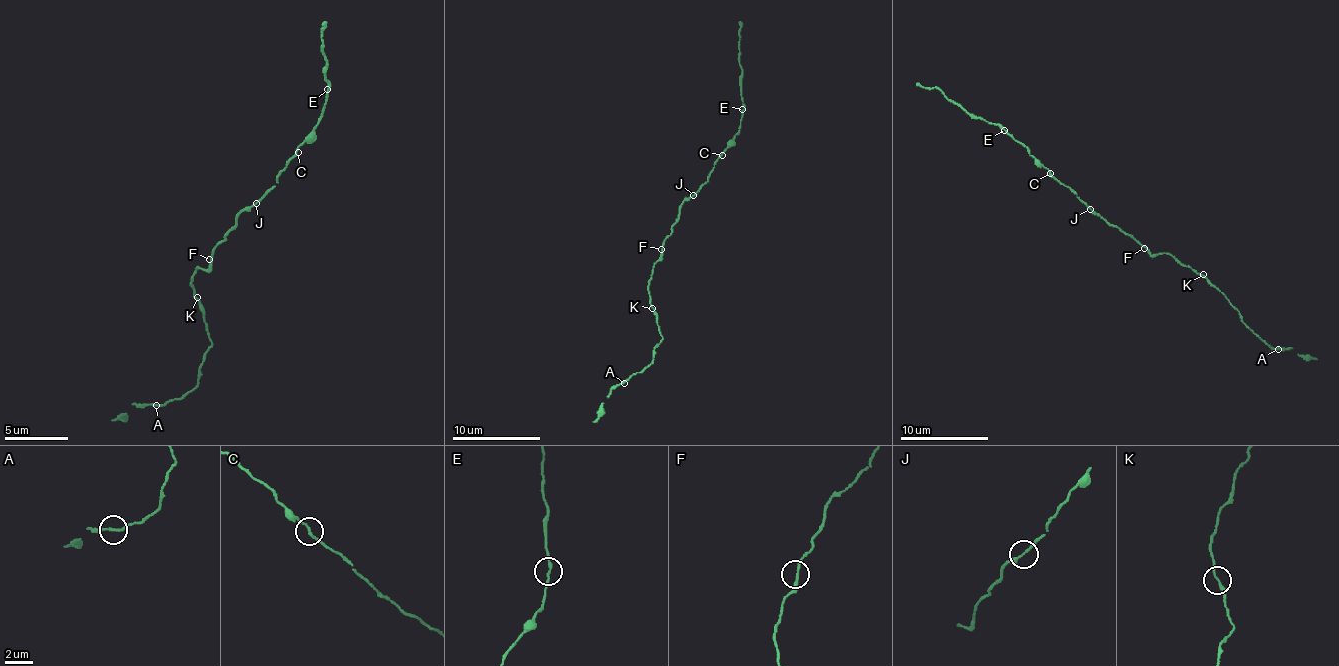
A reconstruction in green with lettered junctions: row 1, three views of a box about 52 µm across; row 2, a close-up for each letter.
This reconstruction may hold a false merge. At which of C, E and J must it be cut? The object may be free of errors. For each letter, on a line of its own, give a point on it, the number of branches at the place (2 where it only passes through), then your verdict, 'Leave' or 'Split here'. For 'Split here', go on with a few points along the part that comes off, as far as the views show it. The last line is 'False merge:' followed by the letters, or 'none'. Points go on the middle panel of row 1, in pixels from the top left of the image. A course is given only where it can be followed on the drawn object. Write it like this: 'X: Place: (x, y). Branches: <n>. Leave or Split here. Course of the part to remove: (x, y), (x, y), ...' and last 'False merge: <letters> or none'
C: Place: (722, 155). Branches: 2. Leave
E: Place: (742, 109). Branches: 2. Leave
J: Place: (693, 195). Branches: 2. Leave
False merge: none

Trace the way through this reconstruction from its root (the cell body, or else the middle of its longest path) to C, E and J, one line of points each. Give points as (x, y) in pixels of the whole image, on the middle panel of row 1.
C: (672, 229), (678, 220), (681, 205), (707, 181), (713, 163), (722, 155)
E: (672, 229), (678, 220), (681, 205), (707, 181), (713, 161), (740, 131), (742, 109)
J: (672, 229), (678, 220), (681, 205), (694, 194)

